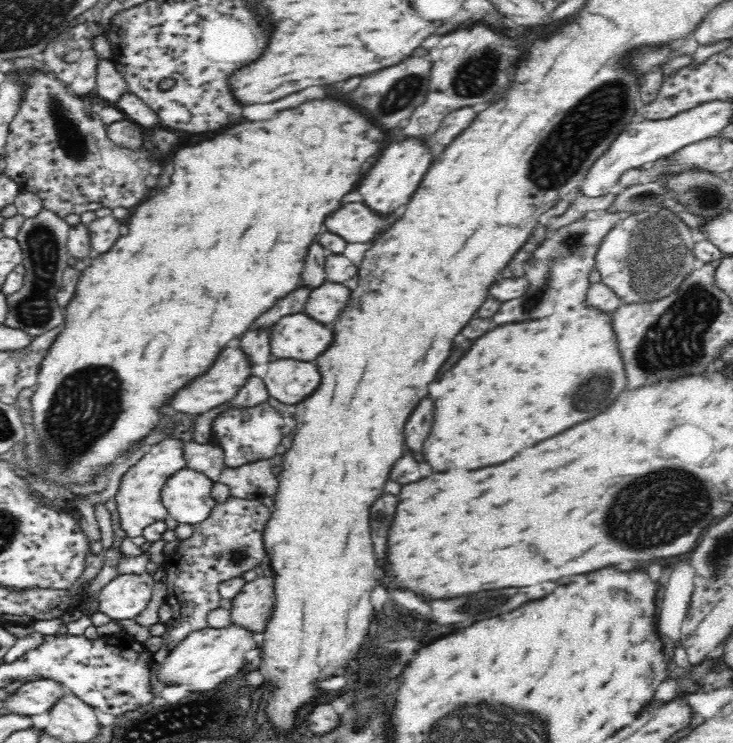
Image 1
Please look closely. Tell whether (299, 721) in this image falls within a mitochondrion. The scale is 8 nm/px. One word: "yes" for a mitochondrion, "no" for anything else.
no

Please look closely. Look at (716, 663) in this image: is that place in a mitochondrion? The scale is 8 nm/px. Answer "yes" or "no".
no

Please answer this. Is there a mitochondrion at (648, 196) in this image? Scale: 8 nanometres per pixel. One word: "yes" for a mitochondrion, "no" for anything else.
yes

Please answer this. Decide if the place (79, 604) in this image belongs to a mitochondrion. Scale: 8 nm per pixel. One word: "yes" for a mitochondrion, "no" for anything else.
no

